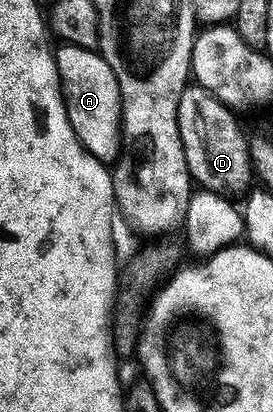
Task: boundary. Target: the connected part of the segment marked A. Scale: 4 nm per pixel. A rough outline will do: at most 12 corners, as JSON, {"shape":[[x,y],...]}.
{"shape":[[100,50],[55,51],[67,117],[102,163],[121,146],[119,81]]}

